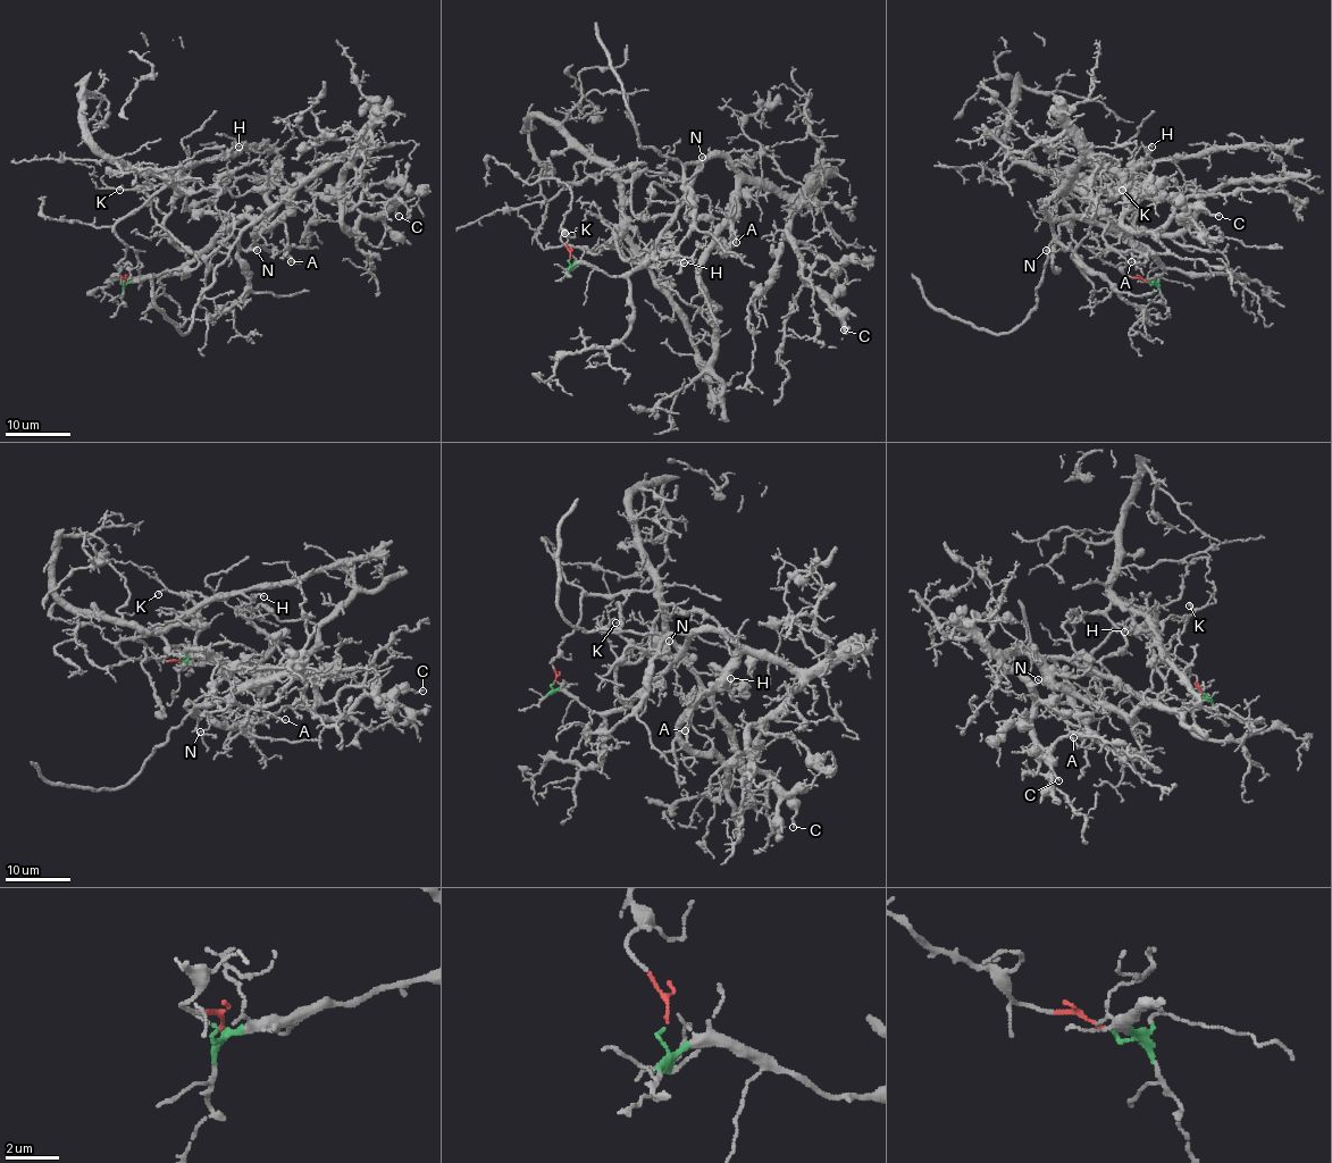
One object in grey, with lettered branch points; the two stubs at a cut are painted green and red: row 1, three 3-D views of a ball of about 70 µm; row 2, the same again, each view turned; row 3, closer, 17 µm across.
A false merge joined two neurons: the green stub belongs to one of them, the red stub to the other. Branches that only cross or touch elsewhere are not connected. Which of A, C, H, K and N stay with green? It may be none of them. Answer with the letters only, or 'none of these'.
A, C, K, N

